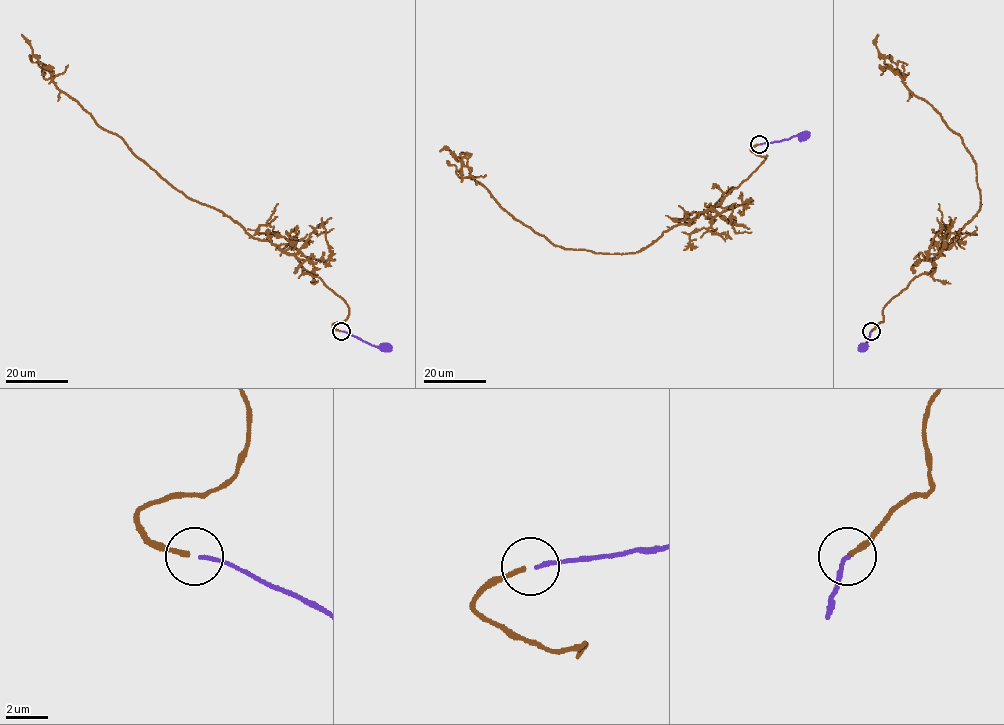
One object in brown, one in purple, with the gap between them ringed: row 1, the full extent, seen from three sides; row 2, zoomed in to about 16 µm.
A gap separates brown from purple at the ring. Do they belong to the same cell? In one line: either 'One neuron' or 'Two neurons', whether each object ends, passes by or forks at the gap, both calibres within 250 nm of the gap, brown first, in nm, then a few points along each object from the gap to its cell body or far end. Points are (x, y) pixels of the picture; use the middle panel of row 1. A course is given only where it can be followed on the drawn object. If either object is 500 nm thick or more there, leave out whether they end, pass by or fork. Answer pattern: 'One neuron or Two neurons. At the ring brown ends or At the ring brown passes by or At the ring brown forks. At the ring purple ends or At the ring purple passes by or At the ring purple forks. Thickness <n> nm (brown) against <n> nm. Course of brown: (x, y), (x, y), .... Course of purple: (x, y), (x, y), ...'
Two neurons. At the ring brown ends. At the ring purple ends. Thickness 220 nm (brown) against 200 nm. Course of brown: (758, 144), (751, 150), (765, 159), (718, 206), (625, 254), (554, 245), (511, 215), (447, 148), (440, 150). Course of purple: (759, 144), (809, 133)

